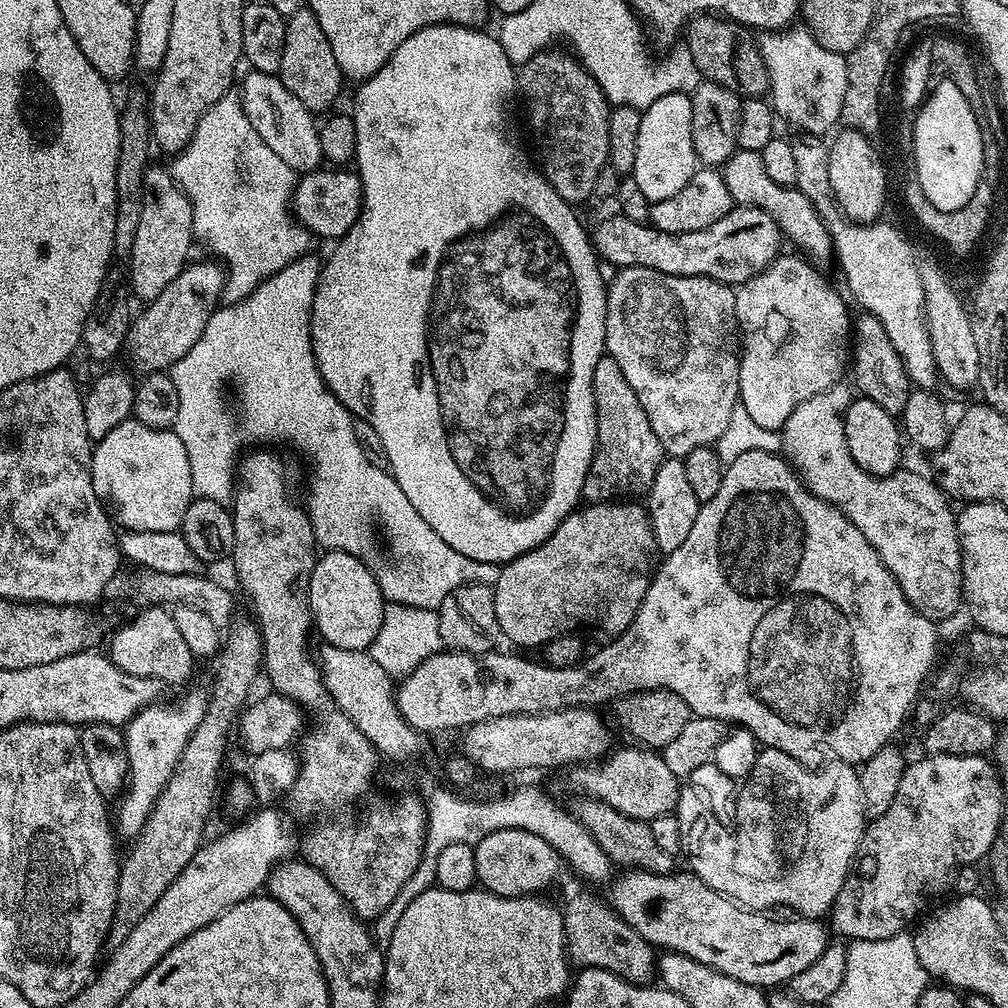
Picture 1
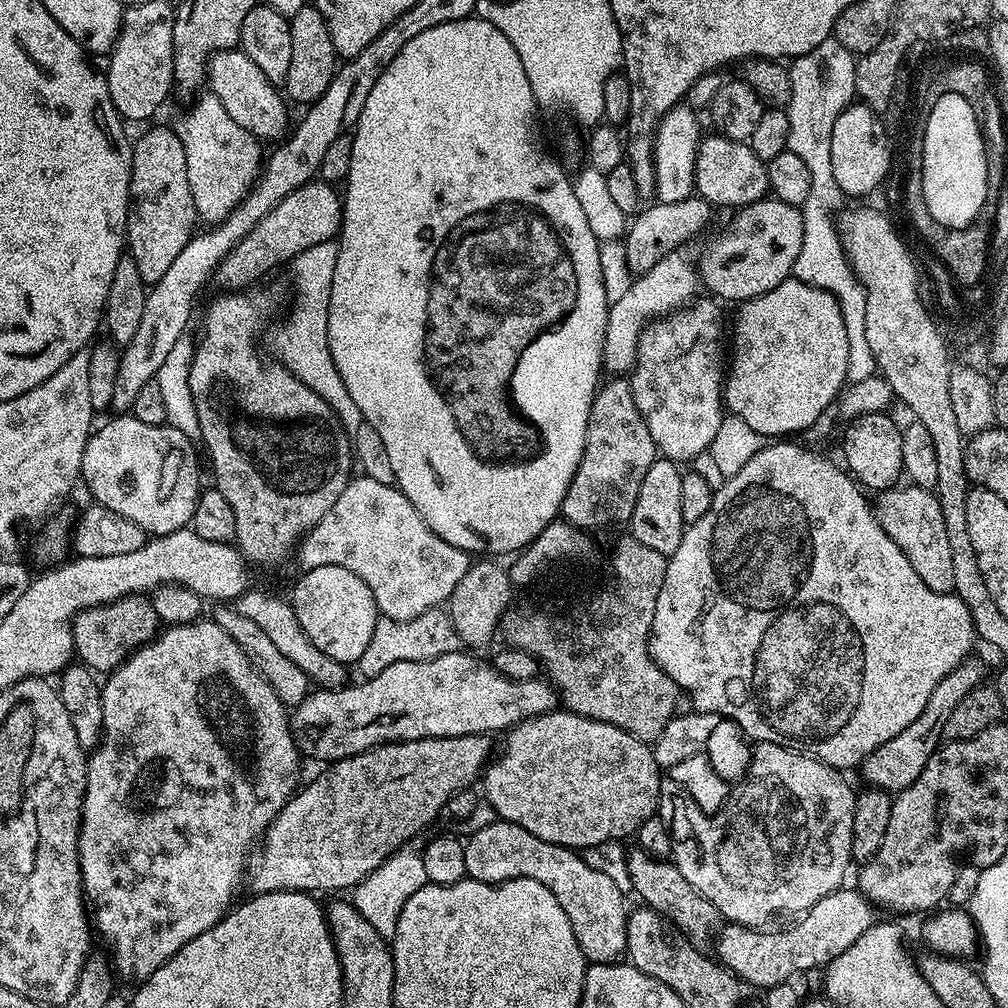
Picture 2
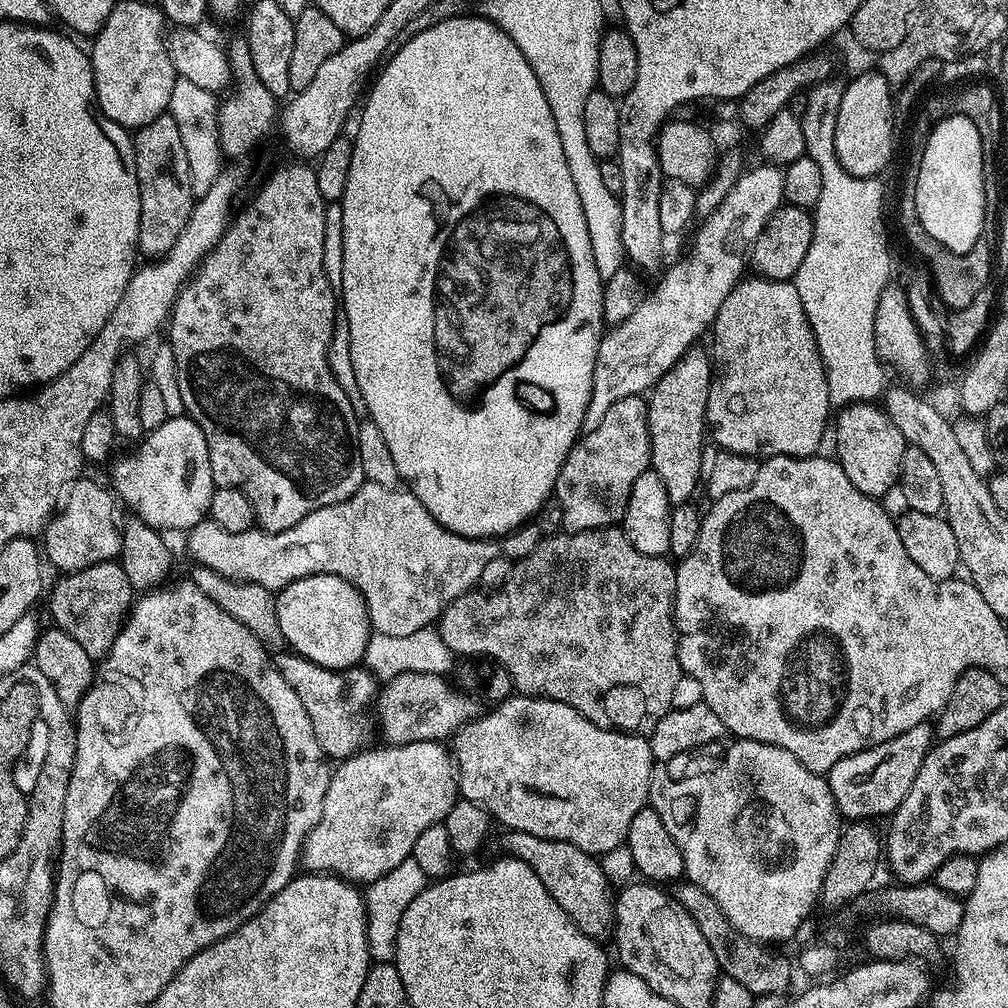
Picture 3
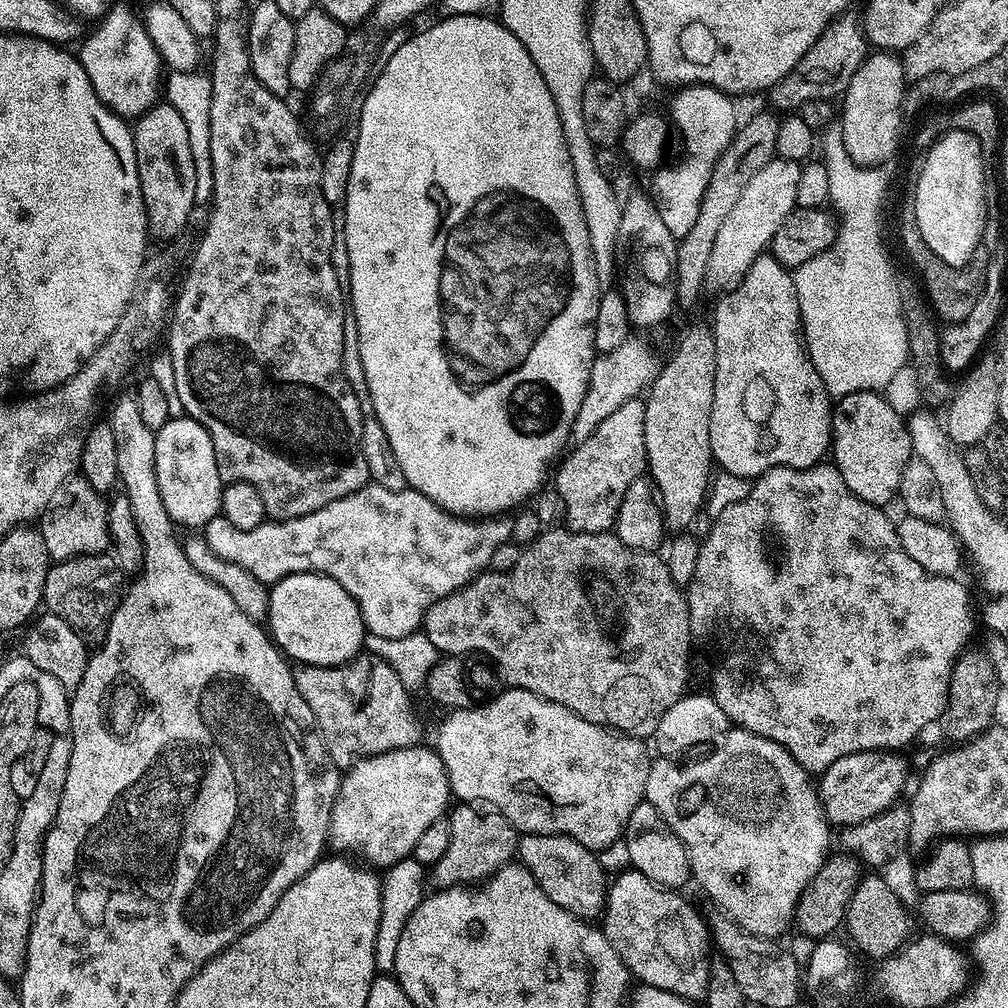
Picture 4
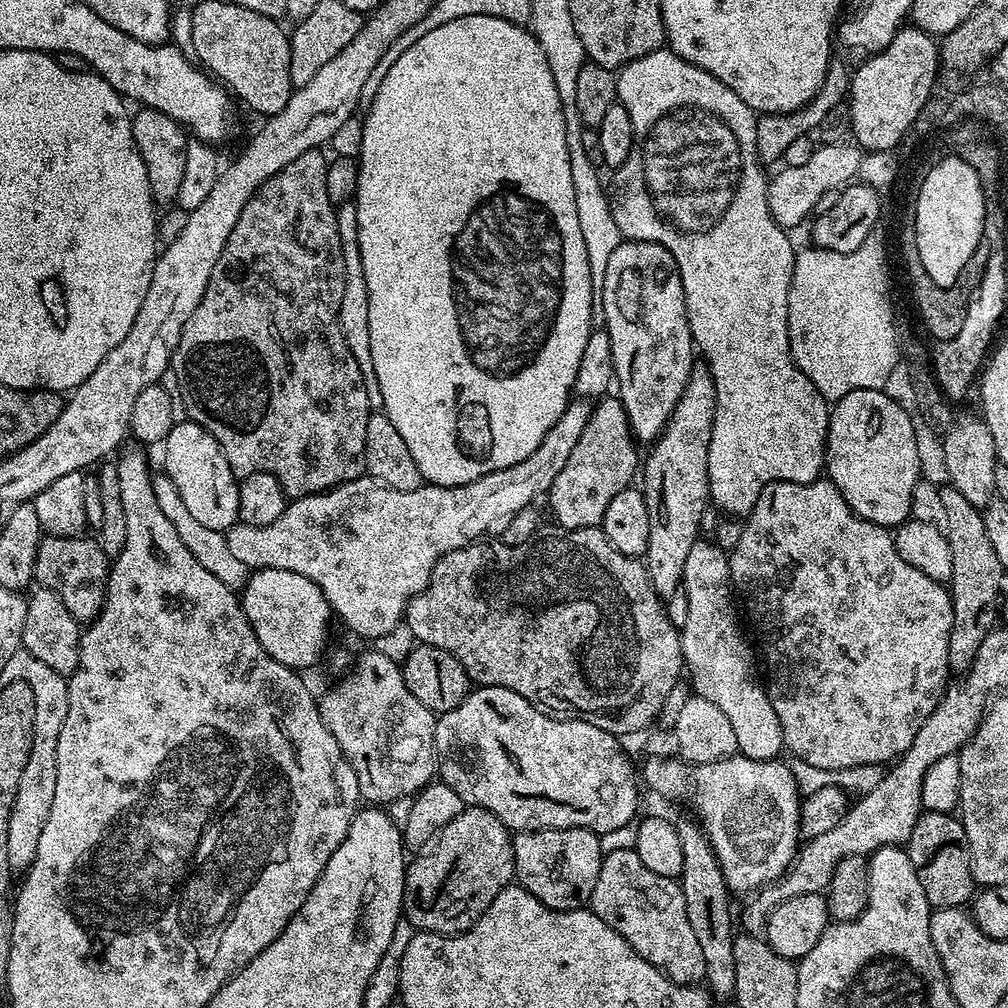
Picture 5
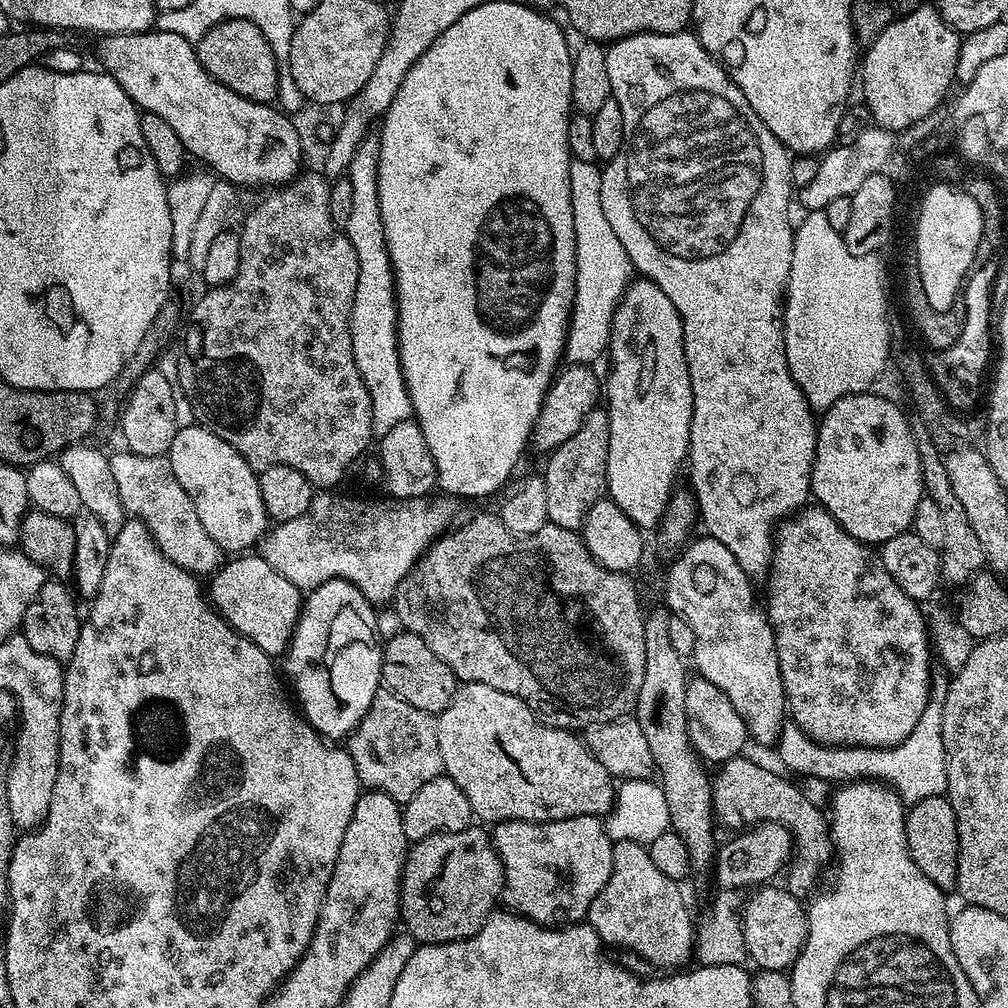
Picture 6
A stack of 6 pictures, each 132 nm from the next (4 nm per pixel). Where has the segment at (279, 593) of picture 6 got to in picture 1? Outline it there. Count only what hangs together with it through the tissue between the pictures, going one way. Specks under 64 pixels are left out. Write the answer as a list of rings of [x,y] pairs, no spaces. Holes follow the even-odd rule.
[[[328,550],[317,559],[310,574],[308,601],[315,631],[320,631],[324,644],[333,644],[342,650],[368,650],[383,624],[386,601],[380,591],[377,573],[364,565],[365,561],[349,552]]]

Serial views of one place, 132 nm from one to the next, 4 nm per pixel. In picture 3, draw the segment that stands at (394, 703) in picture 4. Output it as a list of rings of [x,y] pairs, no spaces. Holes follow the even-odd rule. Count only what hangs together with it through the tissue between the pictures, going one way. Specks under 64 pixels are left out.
[[[291,650],[277,651],[272,656],[272,665],[296,691],[302,706],[306,706],[306,714],[310,714],[310,726],[314,726],[314,734],[325,756],[347,758],[353,755],[361,747],[360,715],[377,695],[377,679],[363,666],[343,670],[327,668],[318,662],[310,662],[305,656],[298,656]]]

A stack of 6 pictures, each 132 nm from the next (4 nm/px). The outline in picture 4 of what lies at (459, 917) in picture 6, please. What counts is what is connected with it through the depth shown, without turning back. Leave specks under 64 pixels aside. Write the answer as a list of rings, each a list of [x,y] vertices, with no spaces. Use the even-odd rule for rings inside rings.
[[[460,802],[451,809],[447,821],[450,826],[450,847],[430,868],[430,880],[436,883],[437,889],[479,885],[498,869],[513,863],[518,852],[518,833],[502,813],[481,810],[471,803]]]

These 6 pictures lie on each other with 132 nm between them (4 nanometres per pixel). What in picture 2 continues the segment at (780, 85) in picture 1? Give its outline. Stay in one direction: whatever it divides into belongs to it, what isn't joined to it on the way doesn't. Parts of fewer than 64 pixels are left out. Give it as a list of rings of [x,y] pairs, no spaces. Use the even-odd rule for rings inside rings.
[[[835,38],[823,40],[821,44],[814,46],[814,50],[795,57],[788,68],[792,97],[786,107],[790,122],[787,151],[798,154],[798,158],[802,158],[802,162],[806,162],[812,179],[810,195],[802,205],[802,250],[798,250],[798,262],[794,262],[792,276],[836,297],[848,339],[848,380],[854,383],[862,382],[862,378],[877,375],[878,369],[874,362],[874,354],[870,354],[870,342],[866,342],[866,294],[864,287],[860,285],[860,279],[854,274],[854,270],[846,258],[844,243],[840,241],[837,221],[835,219],[832,221],[832,211],[840,203],[845,203],[846,197],[841,192],[838,182],[834,182],[834,166],[830,166],[830,138],[834,134],[837,113],[842,113],[842,110],[847,108],[855,94],[856,62],[857,57],[850,50],[846,50],[846,46],[842,46],[842,42],[838,42]]]

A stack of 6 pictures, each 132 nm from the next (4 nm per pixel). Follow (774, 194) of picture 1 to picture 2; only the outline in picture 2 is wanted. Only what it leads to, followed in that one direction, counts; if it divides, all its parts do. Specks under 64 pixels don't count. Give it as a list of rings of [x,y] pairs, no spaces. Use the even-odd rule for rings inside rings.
[[[719,134],[711,135],[705,135],[698,146],[694,166],[695,195],[717,209],[731,210],[739,210],[746,204],[765,199],[769,195],[767,163],[760,160],[745,141],[731,140]]]

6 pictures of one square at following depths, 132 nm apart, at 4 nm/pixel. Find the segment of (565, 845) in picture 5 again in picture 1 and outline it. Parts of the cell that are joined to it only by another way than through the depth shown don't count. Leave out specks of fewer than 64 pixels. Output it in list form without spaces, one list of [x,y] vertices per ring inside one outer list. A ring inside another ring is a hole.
[[[511,828],[510,830],[494,830],[494,834],[486,834],[486,838],[482,838],[474,845],[474,868],[479,887],[483,891],[493,892],[495,896],[523,896],[525,894],[540,894],[543,893],[543,888],[550,887],[560,876],[559,868],[562,868],[562,861],[560,855],[554,850],[554,846],[550,846],[550,842],[546,842],[546,838],[538,838],[538,834],[530,834],[530,830]],[[568,874],[568,877],[560,884],[560,896],[564,899],[562,903],[562,915],[564,918],[564,943],[568,959],[577,969],[582,968],[601,968],[610,970],[615,976],[621,976],[632,984],[647,985],[648,980],[657,975],[658,956],[652,945],[647,944],[629,924],[608,903],[607,899],[595,896],[588,888],[589,885],[583,879],[575,875]]]

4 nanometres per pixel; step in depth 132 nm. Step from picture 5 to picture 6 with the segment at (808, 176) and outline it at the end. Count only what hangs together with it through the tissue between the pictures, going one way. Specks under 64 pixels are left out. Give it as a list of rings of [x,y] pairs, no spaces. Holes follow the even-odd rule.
[[[869,126],[858,134],[858,138],[849,145],[839,145],[823,153],[818,163],[818,174],[805,188],[799,189],[798,200],[808,207],[808,210],[822,210],[834,198],[842,198],[855,194],[858,186],[870,178],[870,174],[884,172],[889,167],[891,152],[895,150],[895,142],[890,139],[891,131],[879,126]]]

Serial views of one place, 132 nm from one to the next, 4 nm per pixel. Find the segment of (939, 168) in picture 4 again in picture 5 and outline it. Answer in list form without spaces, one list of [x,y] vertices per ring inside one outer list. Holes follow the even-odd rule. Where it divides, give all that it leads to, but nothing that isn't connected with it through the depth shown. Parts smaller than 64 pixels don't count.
[[[948,160],[928,176],[928,184],[922,185],[920,196],[920,257],[940,284],[948,284],[961,266],[970,264],[971,256],[984,240],[985,219],[972,168],[964,168],[960,160]]]

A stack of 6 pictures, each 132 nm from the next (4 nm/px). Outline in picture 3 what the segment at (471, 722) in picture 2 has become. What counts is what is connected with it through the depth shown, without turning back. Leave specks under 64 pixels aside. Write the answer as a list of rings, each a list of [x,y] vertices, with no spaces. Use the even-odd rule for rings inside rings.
[[[404,672],[387,681],[374,700],[380,728],[389,745],[434,740],[444,742],[455,737],[464,725],[478,716],[477,701],[450,679],[438,673]]]

